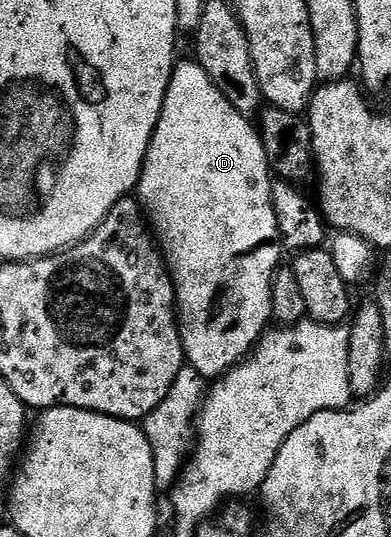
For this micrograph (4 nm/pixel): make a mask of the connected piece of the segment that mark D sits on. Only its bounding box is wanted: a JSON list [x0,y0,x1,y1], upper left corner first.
[138,60,282,380]

